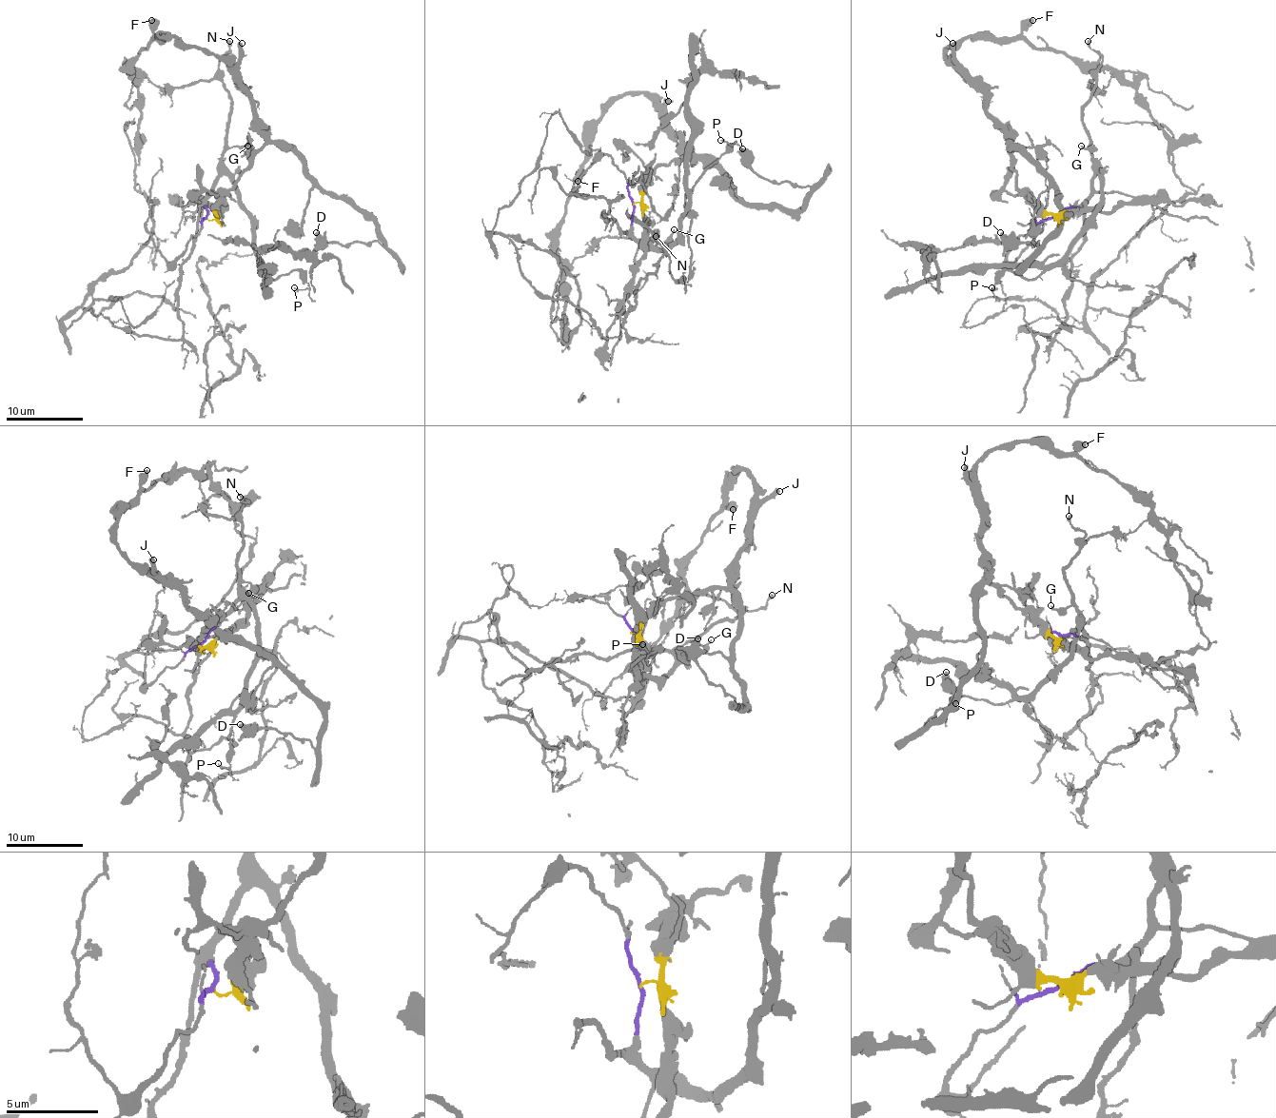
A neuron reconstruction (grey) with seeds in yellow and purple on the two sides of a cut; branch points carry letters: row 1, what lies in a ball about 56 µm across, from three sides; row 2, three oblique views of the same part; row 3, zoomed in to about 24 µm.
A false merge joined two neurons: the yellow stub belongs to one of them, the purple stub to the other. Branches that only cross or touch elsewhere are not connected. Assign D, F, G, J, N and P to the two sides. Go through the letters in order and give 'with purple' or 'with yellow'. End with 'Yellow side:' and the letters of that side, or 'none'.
D: with yellow
F: with yellow
G: with purple
J: with yellow
N: with purple
P: with purple
Yellow side: D, F, J

